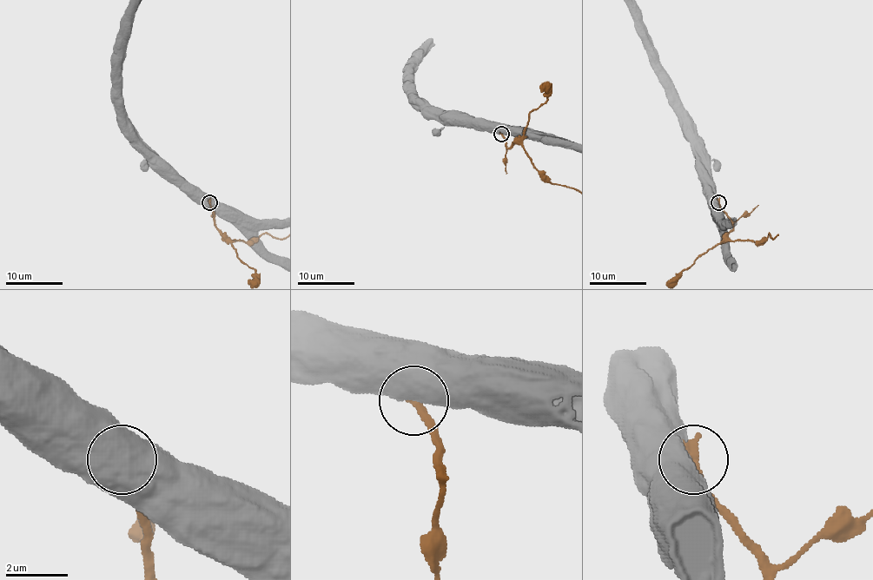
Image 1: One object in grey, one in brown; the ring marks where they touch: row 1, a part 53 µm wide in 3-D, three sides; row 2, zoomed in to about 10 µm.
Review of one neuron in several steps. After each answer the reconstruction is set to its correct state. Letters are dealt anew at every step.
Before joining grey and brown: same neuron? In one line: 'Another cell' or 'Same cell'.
Another cell

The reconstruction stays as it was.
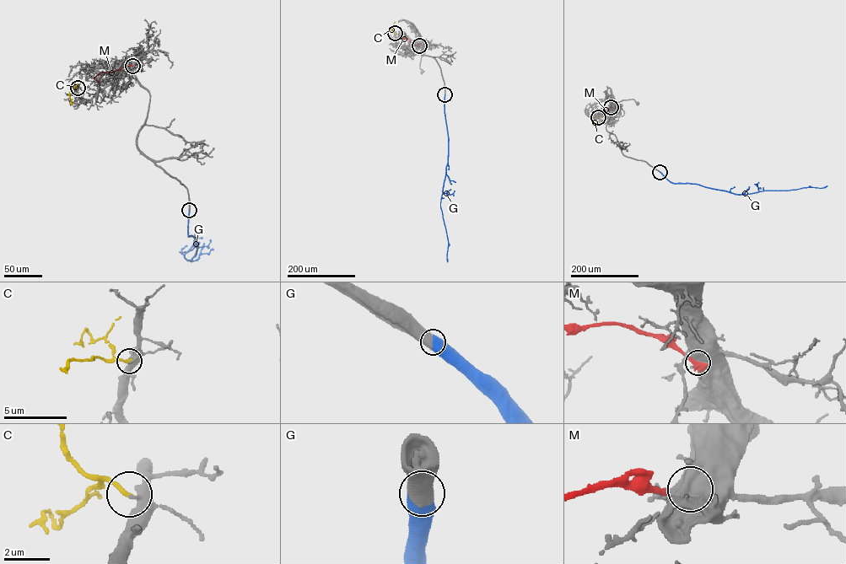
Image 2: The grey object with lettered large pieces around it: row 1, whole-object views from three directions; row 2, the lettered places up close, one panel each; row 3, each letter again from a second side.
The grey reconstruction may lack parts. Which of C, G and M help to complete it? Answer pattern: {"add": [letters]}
{"add": ["G"]}

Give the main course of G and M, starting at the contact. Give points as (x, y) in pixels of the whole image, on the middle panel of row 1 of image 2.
G: (444, 94), (448, 161), (440, 206), (448, 241), (447, 262)
M: (419, 46), (402, 39), (404, 36)

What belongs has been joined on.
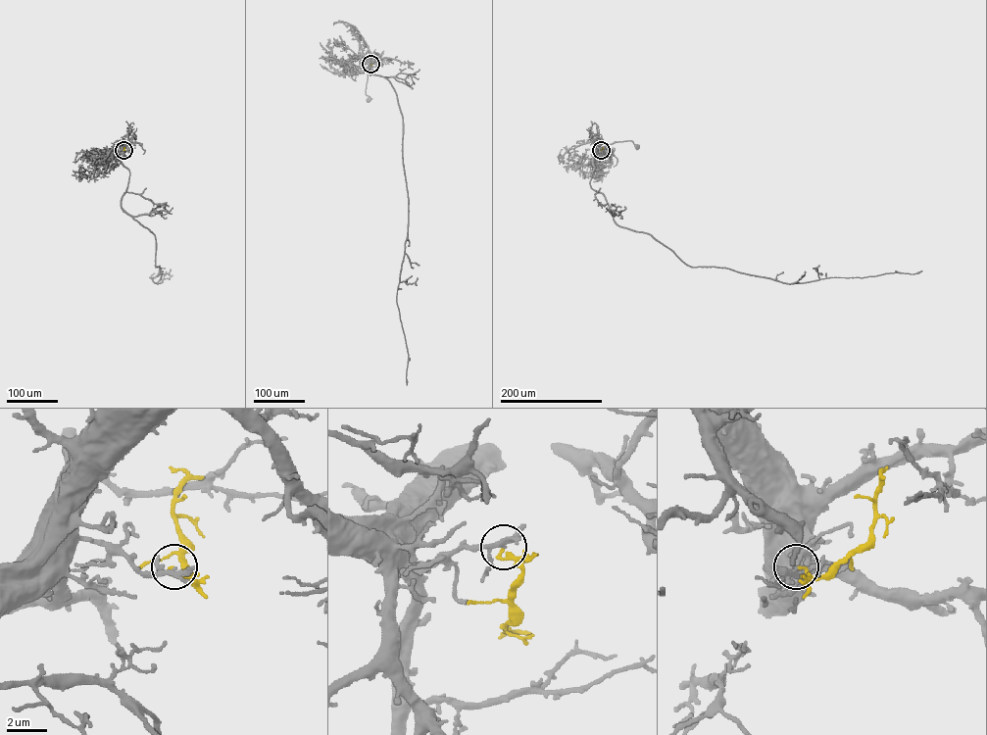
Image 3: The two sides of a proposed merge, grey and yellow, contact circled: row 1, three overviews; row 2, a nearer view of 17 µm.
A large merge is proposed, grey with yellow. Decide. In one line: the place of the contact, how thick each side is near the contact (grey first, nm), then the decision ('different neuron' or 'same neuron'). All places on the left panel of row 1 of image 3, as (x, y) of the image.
(123, 150) | 200/120 nm | different neuron

